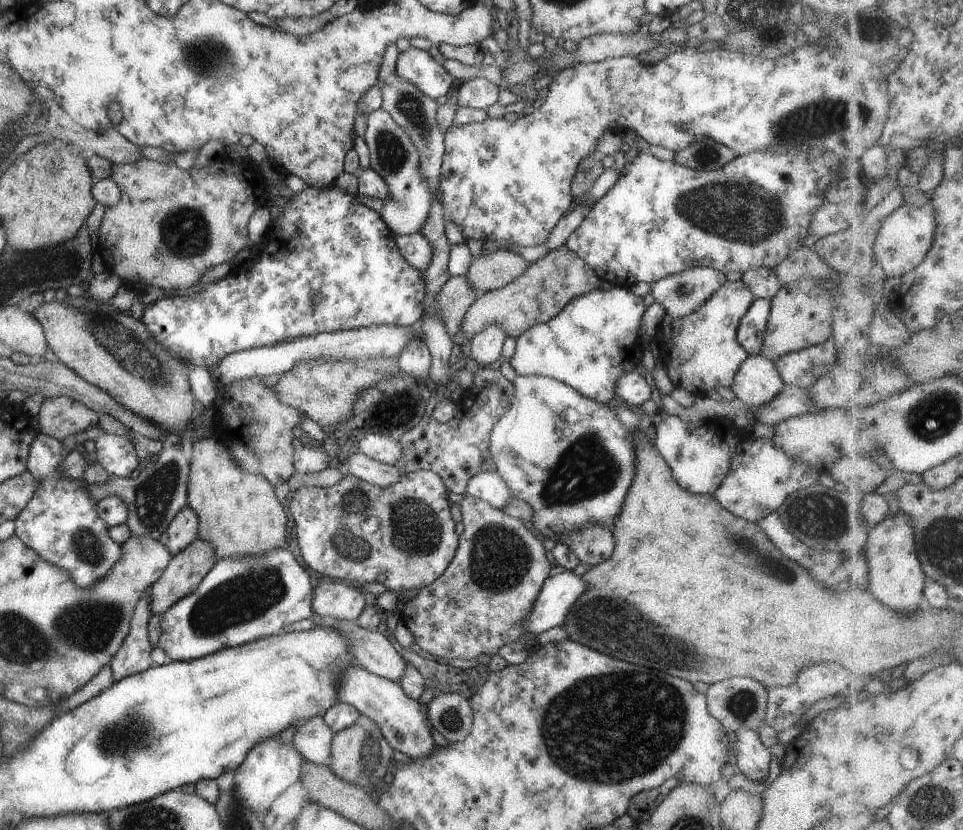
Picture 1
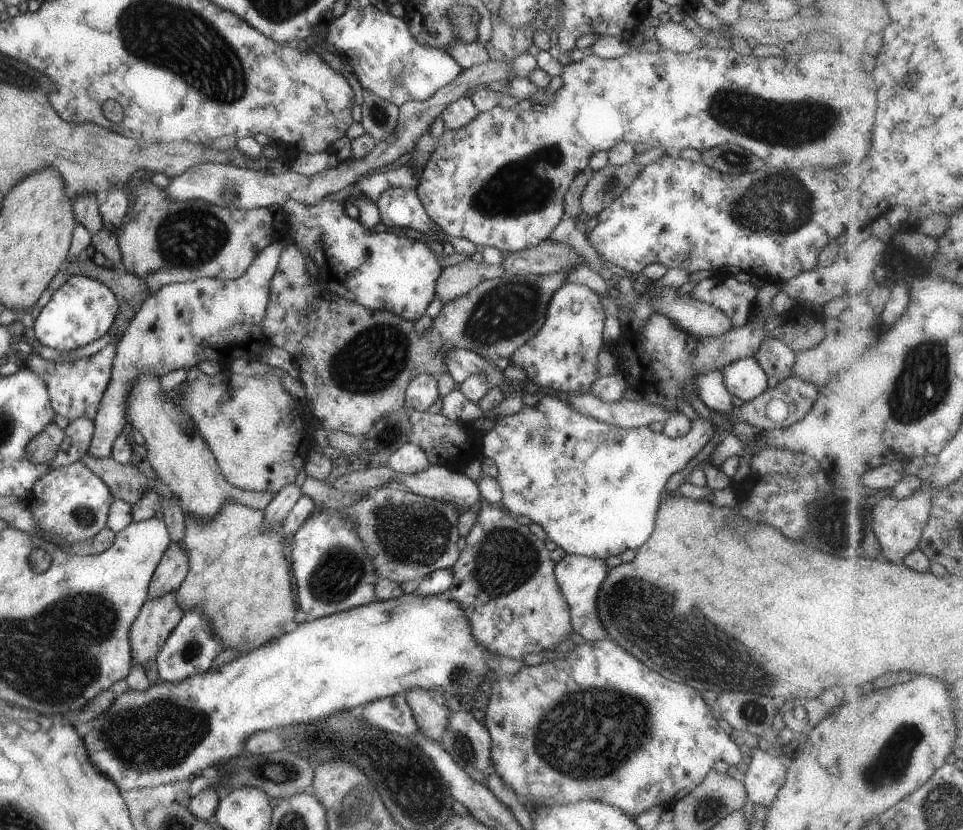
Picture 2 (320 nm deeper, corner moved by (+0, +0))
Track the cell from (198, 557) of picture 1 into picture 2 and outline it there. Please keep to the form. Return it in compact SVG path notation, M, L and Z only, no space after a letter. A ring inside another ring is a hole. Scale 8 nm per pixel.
M175 590L143 602L128 631L132 666L145 667L145 663L155 661L159 648L182 614Z

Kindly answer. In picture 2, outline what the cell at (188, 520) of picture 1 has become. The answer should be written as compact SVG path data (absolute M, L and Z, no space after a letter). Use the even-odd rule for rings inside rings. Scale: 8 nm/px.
M169 542L151 576L146 599L157 598L157 596L167 594L171 590L177 591L186 576L187 570L187 554L183 546Z

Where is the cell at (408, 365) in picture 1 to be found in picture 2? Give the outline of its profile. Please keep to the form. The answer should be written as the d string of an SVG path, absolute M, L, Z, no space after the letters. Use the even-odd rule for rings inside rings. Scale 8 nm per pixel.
M421 372L409 380L405 390L404 406L412 411L426 411L437 398L437 380L431 374Z

